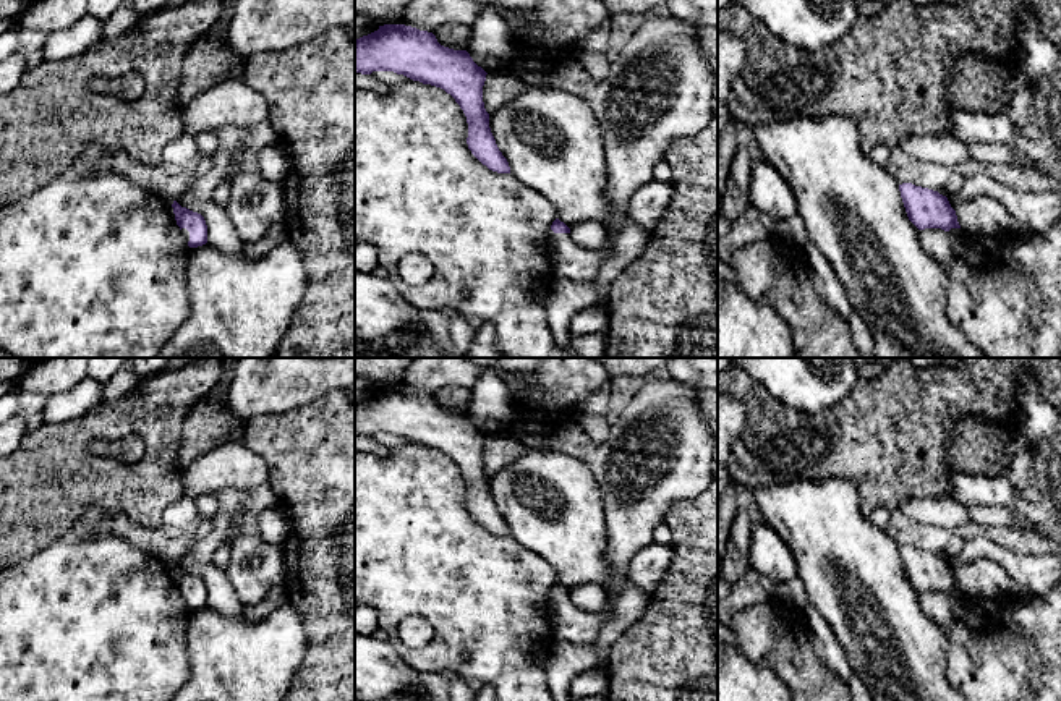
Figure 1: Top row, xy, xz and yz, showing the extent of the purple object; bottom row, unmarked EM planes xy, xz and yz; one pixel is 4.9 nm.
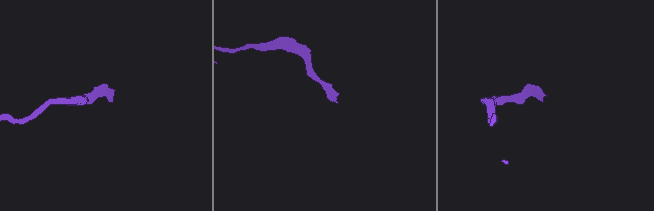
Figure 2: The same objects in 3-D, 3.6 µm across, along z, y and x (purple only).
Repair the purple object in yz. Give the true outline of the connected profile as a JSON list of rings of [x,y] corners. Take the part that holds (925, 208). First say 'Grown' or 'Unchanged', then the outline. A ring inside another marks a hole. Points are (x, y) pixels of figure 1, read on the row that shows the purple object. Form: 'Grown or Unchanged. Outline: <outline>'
Grown. Outline: [[[912,183],[899,185],[899,191],[907,217],[918,230],[941,228],[956,236],[967,235],[967,232],[961,228],[956,210],[946,196]]]

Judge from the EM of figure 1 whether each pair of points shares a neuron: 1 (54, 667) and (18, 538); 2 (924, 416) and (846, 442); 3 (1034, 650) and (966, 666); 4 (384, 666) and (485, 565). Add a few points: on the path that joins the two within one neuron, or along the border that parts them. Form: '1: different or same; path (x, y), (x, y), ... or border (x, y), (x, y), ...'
1: different; border (57, 538), (17, 564)
2: same; path (904, 420), (886, 437), (865, 439)
3: same; path (1018, 658), (997, 659), (982, 666)
4: different; border (386, 641), (410, 666), (430, 671)

